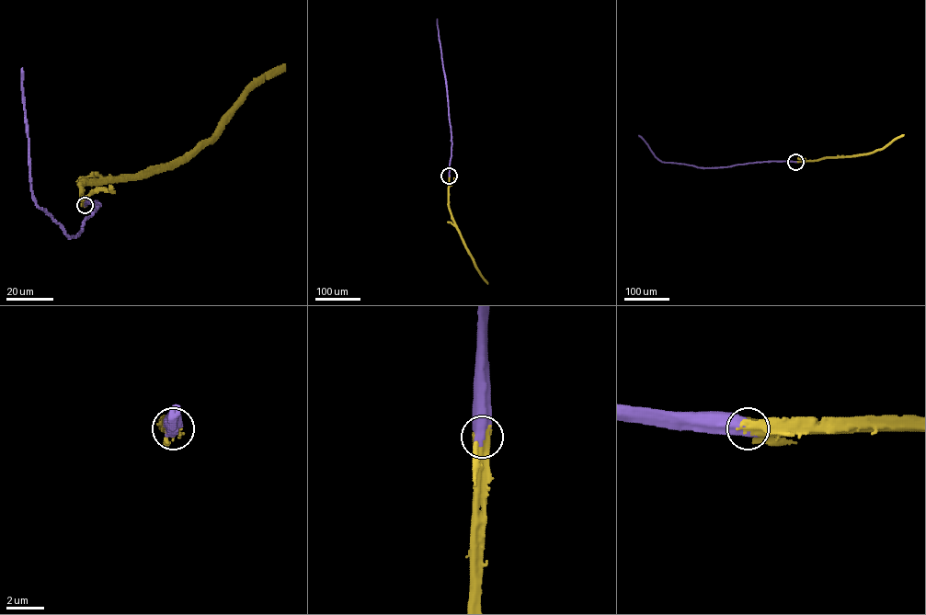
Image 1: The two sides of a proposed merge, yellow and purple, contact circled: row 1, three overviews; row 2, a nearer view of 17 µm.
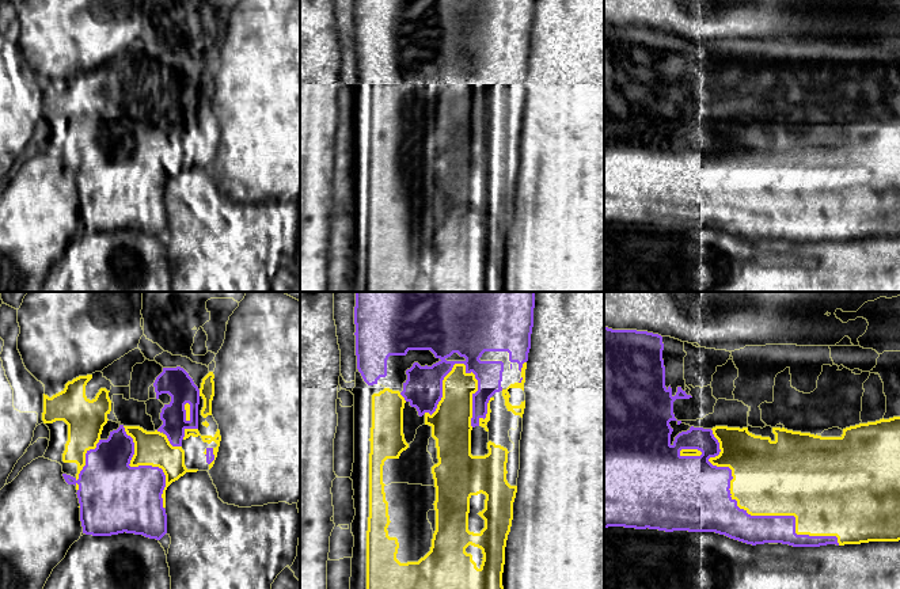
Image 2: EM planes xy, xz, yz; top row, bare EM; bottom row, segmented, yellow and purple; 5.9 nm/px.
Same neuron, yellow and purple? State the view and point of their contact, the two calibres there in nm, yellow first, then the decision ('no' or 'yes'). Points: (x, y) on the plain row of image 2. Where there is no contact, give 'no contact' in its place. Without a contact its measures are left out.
yz (751, 211) | 440/280 nm | yes

